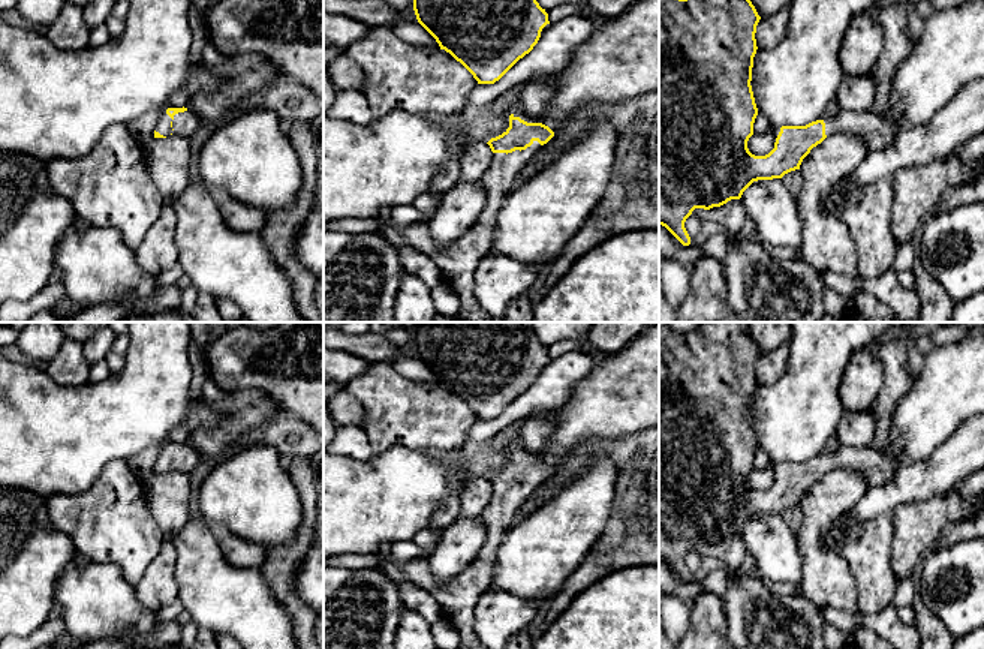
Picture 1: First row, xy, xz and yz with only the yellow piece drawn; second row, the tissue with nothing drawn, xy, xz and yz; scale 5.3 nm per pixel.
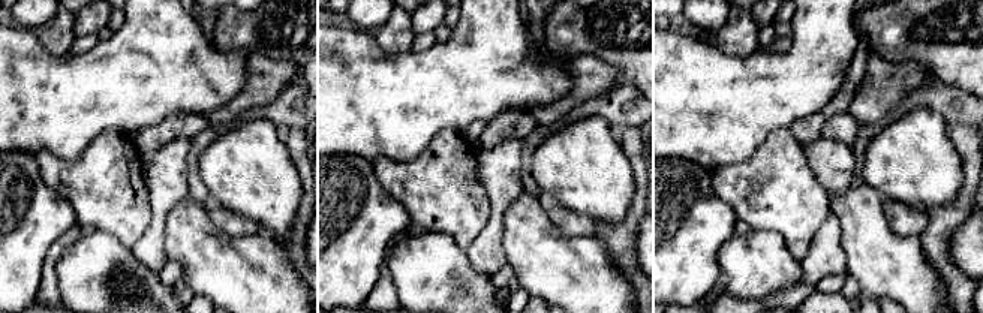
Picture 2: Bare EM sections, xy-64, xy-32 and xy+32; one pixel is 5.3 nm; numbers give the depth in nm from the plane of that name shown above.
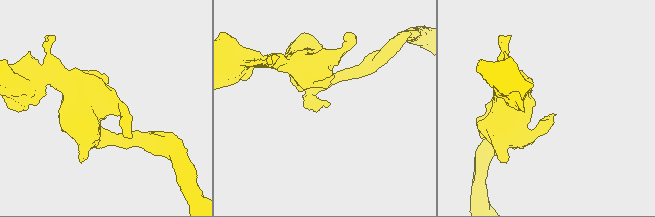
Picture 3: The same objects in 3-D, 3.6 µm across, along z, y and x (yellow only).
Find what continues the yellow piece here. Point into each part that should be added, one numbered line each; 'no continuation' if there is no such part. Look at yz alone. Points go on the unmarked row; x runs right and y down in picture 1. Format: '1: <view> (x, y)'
1: yz (878, 469)

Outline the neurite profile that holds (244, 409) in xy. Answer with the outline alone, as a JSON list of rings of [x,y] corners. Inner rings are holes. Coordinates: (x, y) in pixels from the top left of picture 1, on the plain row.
[[[210,379],[202,387],[202,397],[208,408],[223,415],[219,427],[201,427],[189,433],[186,439],[187,445],[205,457],[222,454],[244,432],[282,414],[280,408],[258,390],[226,393]]]

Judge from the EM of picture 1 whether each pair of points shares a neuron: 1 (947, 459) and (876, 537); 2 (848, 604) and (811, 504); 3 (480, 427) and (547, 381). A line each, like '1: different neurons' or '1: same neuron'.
1: different neurons
2: same neuron
3: same neuron

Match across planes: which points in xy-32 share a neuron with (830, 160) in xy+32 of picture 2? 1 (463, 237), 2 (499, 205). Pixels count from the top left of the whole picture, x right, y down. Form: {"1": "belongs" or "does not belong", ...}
{"1": "does not belong", "2": "belongs"}

